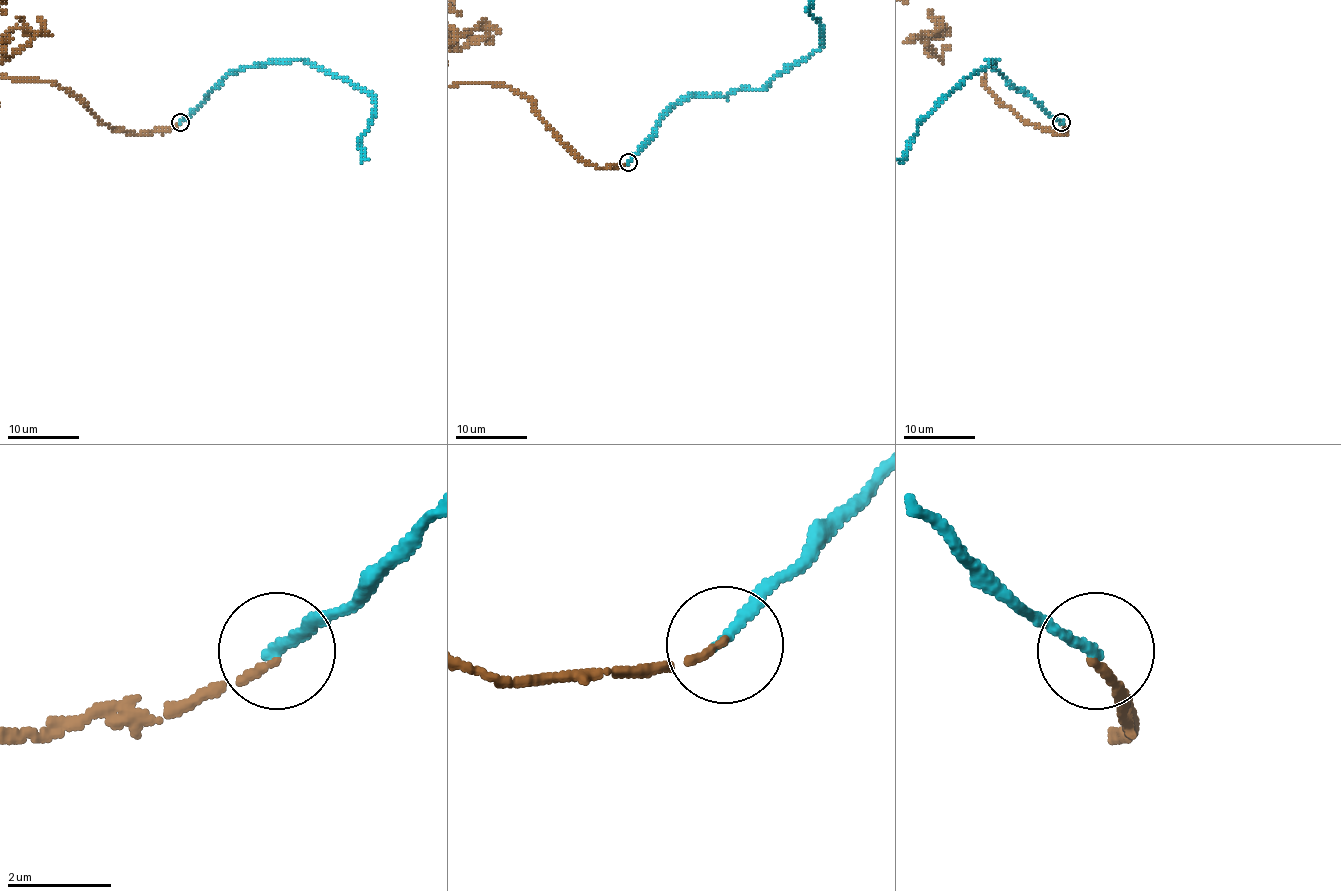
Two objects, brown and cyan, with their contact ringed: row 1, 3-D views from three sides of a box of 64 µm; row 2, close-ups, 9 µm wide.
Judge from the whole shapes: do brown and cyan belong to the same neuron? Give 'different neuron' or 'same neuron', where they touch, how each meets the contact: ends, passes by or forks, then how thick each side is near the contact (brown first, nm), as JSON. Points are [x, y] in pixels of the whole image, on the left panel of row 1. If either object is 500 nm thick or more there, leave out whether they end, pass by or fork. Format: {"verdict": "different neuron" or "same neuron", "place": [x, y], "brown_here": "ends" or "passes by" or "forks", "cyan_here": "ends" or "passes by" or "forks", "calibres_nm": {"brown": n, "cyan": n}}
{"verdict": "same neuron", "place": [180, 122], "brown_here": "ends", "cyan_here": "ends", "calibres_nm": {"brown": 130, "cyan": 180}}

